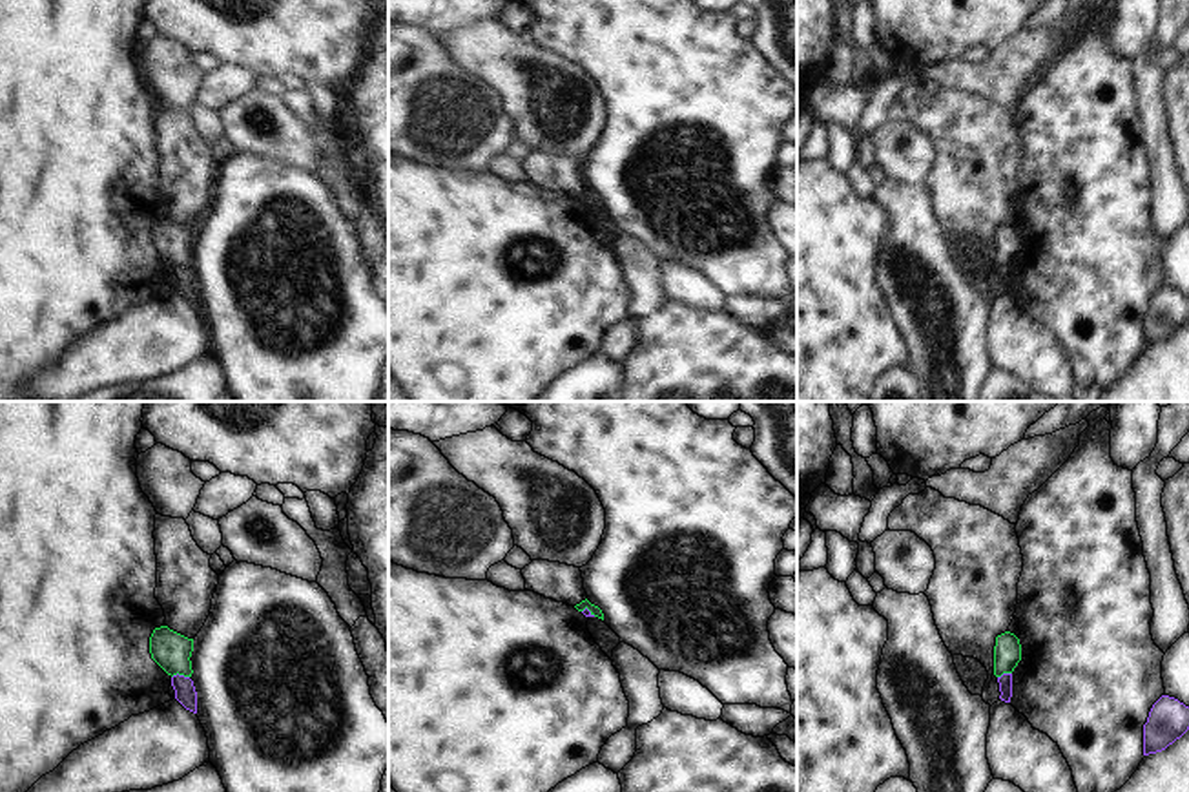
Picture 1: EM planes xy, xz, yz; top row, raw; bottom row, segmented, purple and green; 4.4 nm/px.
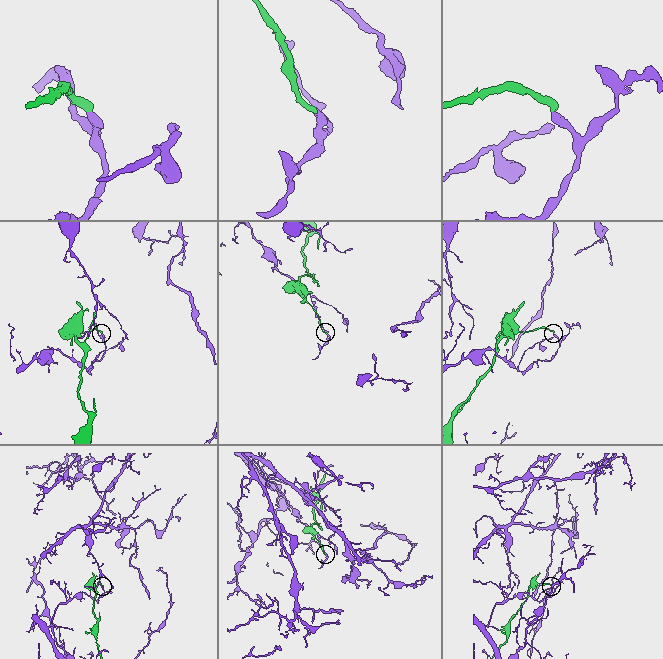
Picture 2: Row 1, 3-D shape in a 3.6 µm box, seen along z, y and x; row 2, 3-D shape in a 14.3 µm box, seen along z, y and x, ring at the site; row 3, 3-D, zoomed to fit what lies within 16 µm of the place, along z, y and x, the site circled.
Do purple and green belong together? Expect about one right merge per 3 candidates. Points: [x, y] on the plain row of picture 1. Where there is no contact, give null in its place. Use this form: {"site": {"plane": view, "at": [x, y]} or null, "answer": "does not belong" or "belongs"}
{"site": {"plane": "xy", "at": [179, 267]}, "answer": "does not belong"}

